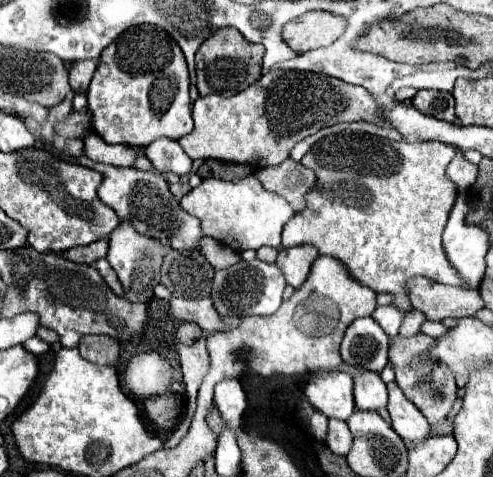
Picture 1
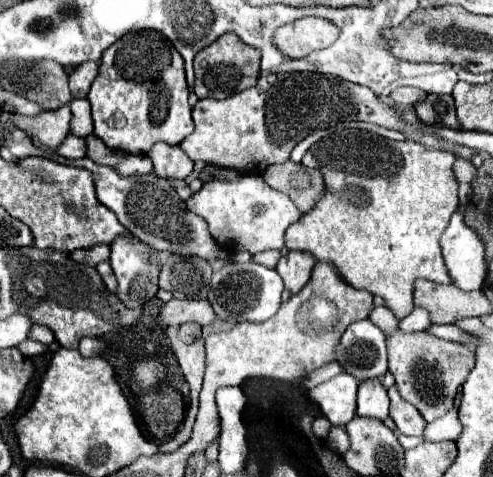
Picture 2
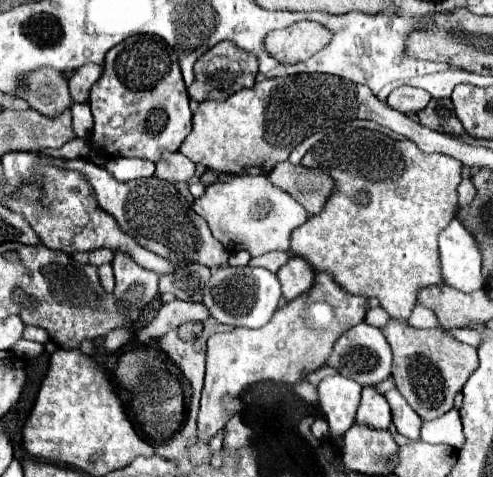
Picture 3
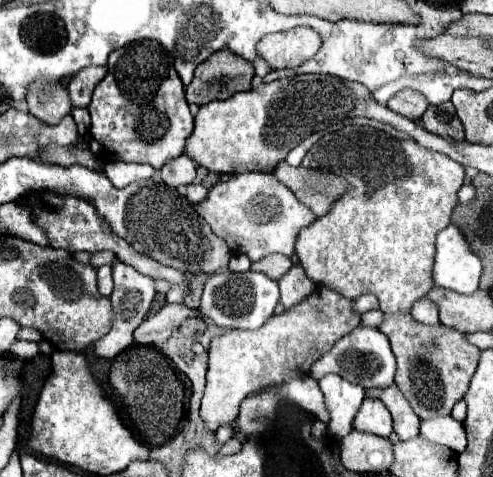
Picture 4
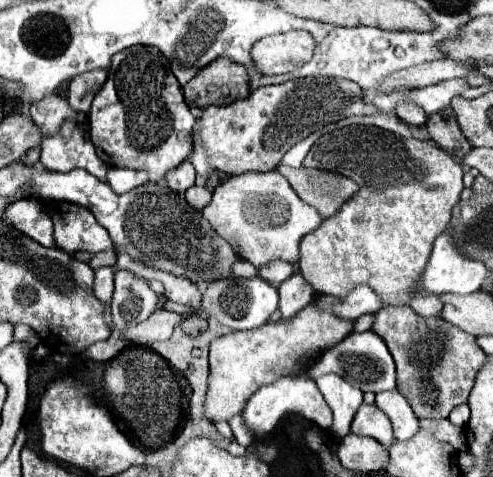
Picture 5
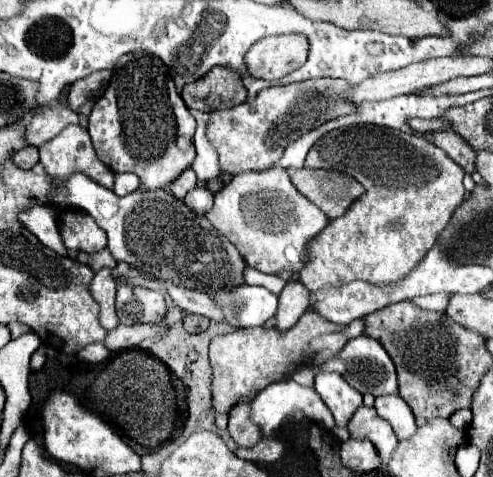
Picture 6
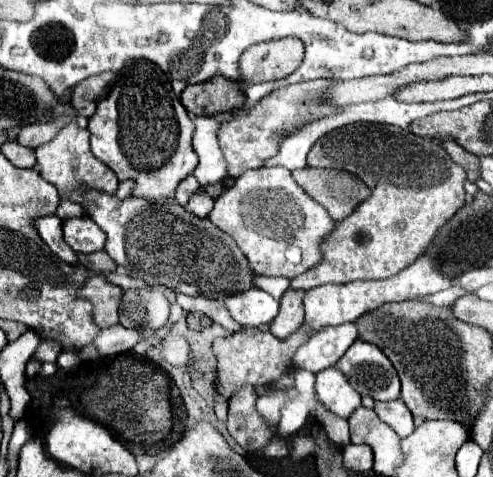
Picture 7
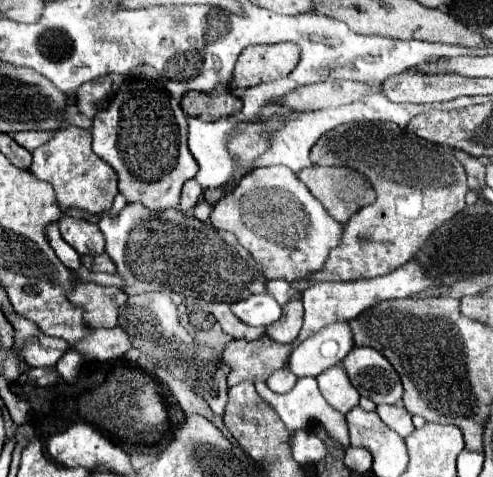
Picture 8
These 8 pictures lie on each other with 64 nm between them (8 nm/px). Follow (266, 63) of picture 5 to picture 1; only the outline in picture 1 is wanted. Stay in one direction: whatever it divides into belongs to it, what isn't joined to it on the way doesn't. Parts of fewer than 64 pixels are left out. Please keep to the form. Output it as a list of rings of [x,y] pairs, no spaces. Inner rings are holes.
[[[312,10],[288,22],[282,30],[282,36],[294,52],[302,54],[302,52],[330,46],[332,42],[336,42],[344,34],[346,24],[348,22],[344,16]]]

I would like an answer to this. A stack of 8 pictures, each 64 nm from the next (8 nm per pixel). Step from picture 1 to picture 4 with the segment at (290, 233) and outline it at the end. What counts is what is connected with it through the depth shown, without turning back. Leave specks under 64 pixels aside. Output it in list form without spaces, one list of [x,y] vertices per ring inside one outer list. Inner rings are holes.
[[[344,126],[336,134],[326,134],[308,150],[302,166],[330,170],[348,182],[348,190],[332,204],[328,214],[298,232],[294,250],[306,274],[316,284],[330,286],[346,298],[372,292],[380,300],[382,312],[410,312],[414,300],[422,298],[434,286],[432,264],[436,234],[450,224],[452,210],[458,204],[456,192],[464,182],[464,166],[446,154],[418,146],[414,140],[396,140],[368,126]]]

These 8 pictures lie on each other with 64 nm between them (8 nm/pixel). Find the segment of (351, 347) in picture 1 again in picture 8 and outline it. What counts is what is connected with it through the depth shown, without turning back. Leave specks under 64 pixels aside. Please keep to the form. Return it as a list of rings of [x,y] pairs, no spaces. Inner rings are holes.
[[[354,346],[342,362],[342,368],[360,396],[370,396],[376,404],[396,404],[402,400],[402,382],[392,364],[378,350]]]

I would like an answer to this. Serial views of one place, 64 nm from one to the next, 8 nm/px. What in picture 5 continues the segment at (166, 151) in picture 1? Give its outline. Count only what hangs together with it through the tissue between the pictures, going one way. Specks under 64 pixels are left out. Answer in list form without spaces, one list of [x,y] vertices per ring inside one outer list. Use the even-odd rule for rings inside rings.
[[[184,160],[184,164],[180,164],[180,166],[172,168],[172,172],[168,172],[166,182],[174,192],[184,192],[194,184],[194,178],[196,178],[196,172],[192,168],[192,162]]]

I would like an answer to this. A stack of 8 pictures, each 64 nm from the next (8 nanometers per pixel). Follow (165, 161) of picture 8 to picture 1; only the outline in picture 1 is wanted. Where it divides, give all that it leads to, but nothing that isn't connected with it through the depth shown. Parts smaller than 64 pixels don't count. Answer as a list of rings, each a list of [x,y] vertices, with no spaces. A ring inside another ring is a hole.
[[[156,26],[130,28],[104,48],[86,92],[94,130],[108,144],[148,146],[162,136],[178,140],[194,126],[188,88],[190,74],[176,40]]]

